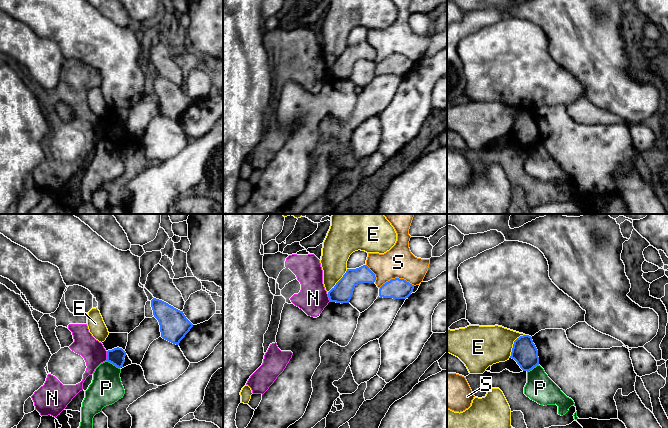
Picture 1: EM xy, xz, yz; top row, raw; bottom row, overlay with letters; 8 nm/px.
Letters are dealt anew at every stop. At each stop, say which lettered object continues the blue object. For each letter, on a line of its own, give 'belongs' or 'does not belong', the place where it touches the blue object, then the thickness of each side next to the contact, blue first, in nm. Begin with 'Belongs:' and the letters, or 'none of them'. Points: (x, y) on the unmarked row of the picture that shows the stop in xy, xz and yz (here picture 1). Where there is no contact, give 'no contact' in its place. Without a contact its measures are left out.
Belongs: none of them
E: does not belong | yz (513, 120) | 200/340 nm
N: does not belong | xy (107, 132) | 130/190 nm
P: does not belong | xy (113, 140) | 130/260 nm
S: does not belong | xz (396, 54) | 160/240 nm

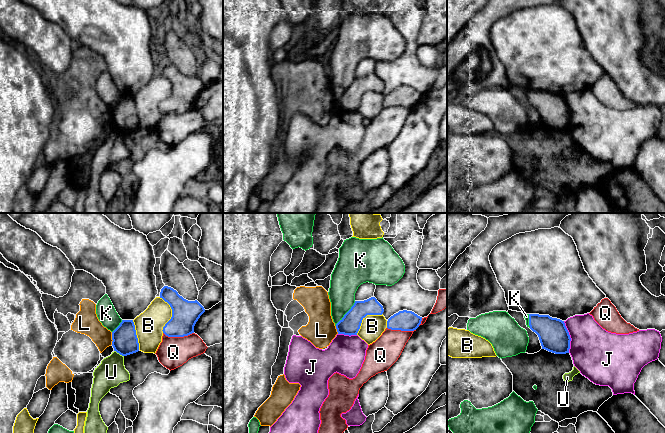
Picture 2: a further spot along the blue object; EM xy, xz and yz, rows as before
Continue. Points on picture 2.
Belongs: none of them
B: does not belong | xy (172, 90) | 220/220 nm
J: does not belong | yz (569, 113) | 240/380 nm
K: does not belong | xz (346, 89) | 160/220 nm
L: does not belong | xy (112, 114) | 200/190 nm
Q: does not belong | xy (178, 112) | 220/240 nm
U: does not belong | xy (119, 129) | 200/220 nm

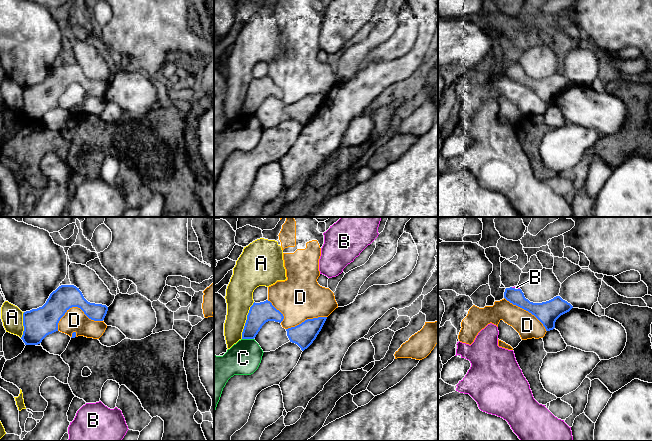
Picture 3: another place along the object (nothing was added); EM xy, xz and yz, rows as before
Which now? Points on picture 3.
Belongs: B
A: does not belong | xz (246, 96) | 170/220 nm
B: belongs | yz (514, 64) | 130/30 nm
C: does not belong | xz (248, 114) | 170/280 nm
D: does not belong | xy (75, 82) | 200/190 nm

